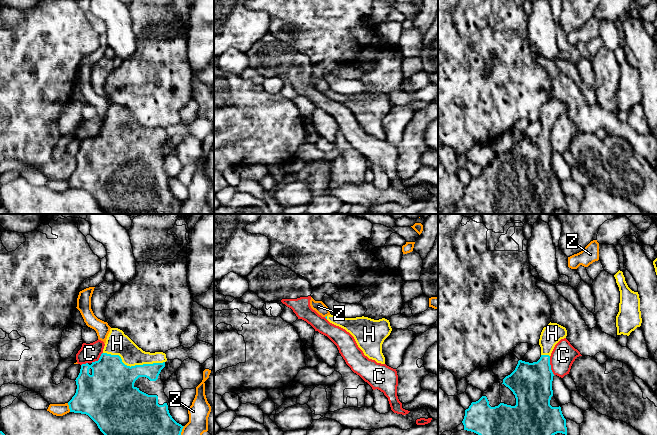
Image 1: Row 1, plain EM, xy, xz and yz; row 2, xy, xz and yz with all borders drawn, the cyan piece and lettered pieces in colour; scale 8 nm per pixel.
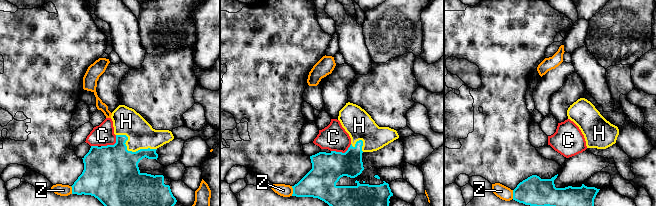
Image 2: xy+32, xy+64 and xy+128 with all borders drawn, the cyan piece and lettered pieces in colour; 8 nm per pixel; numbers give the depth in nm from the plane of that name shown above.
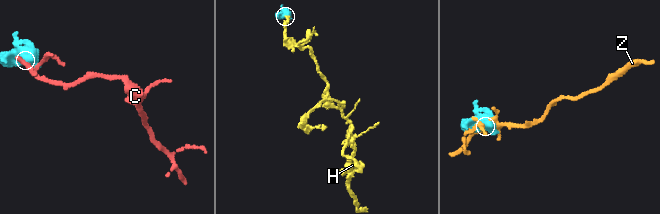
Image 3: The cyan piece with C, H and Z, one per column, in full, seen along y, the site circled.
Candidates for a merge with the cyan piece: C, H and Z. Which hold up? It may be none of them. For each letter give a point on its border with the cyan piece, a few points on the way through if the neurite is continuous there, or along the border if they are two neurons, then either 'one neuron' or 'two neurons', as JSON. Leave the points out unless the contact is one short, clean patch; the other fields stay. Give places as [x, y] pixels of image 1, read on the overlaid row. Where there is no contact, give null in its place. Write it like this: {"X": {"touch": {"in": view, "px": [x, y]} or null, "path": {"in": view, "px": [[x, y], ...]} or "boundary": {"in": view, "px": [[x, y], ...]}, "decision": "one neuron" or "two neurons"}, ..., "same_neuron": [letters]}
{"C": {"touch": {"in": "yz", "px": [550, 365]}, "boundary": {"in": "yz", "px": [[549, 356], [550, 369], [554, 374]]}, "decision": "two neurons"}, "H": {"touch": {"in": "xy", "px": [133, 366]}, "path": {"in": "xy", "px": [[111, 388], [133, 366], [120, 353], [117, 343]]}, "decision": "one neuron"}, "Z": {"touch": {"in": "xy", "px": [69, 407]}, "decision": "two neurons"}, "same_neuron": ["H"]}

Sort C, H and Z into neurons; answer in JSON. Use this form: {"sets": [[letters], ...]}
{"sets": [["C"], ["H"], ["Z"]]}

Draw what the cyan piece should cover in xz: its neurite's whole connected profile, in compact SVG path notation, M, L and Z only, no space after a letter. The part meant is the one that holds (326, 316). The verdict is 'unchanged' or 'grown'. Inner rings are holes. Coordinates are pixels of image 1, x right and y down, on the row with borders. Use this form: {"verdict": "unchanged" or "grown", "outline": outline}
{"verdict": "grown", "outline": "M331 314L325 318L349 332L365 356L377 363L385 364L382 344L392 331L389 320L385 318L374 320L364 316L342 318Z"}

